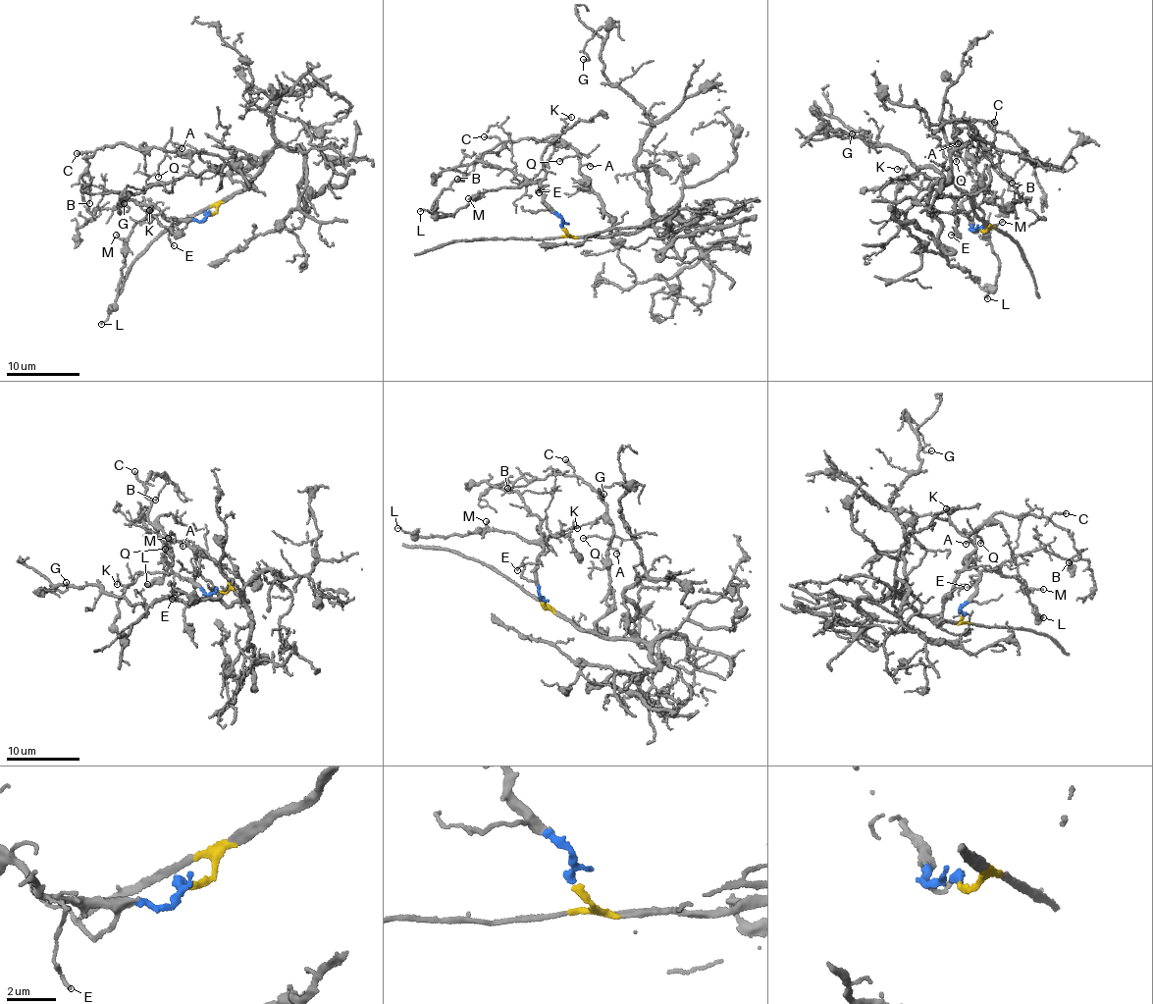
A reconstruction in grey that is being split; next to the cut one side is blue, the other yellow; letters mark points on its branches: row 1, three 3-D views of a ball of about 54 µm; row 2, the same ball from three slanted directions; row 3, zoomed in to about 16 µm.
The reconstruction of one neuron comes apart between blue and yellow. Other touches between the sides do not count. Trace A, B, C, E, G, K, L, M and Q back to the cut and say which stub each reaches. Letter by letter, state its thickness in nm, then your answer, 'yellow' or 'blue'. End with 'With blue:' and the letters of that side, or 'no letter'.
A: 130 nm thick; yellow
B: 100 nm thick; yellow
C: 200 nm thick; yellow
E: 100 nm thick; blue
G: 110 nm thick; yellow
K: 70 nm thick; blue
L: 110 nm thick; blue
M: 140 nm thick; blue
Q: 120 nm thick; yellow
With blue: E, K, L, M

